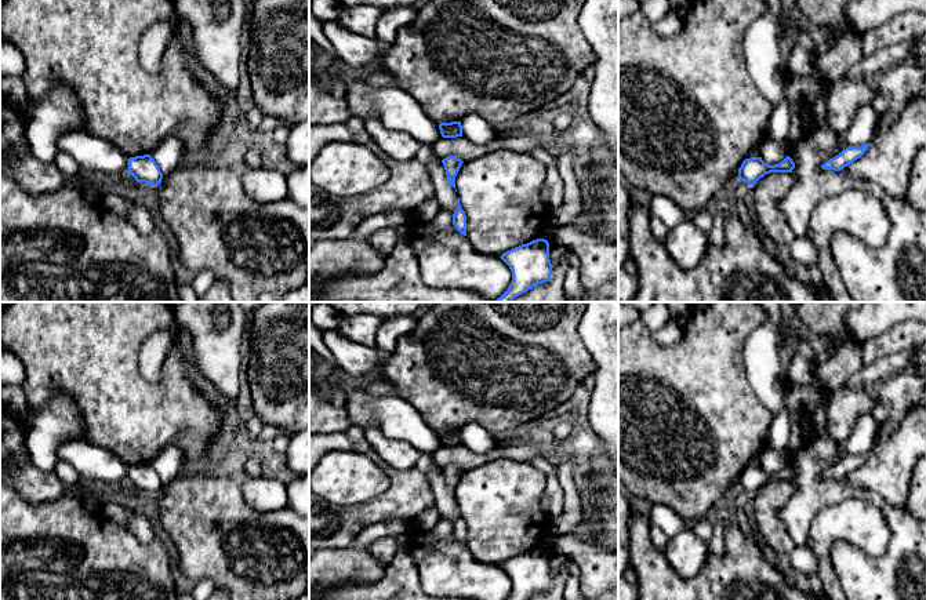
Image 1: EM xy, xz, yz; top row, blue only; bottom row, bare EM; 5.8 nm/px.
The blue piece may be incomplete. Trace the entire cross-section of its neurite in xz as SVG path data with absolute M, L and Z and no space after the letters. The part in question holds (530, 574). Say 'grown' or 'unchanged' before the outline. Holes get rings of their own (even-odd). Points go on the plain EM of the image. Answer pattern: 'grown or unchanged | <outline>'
unchanged | M537 548L515 556L500 566L512 581L512 590L506 600L529 600L534 594L551 589L552 572L549 552Z

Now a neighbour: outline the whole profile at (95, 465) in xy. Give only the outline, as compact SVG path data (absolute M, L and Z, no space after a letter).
M86 440L59 447L58 459L73 465L84 484L112 487L128 476L128 466L117 455Z

